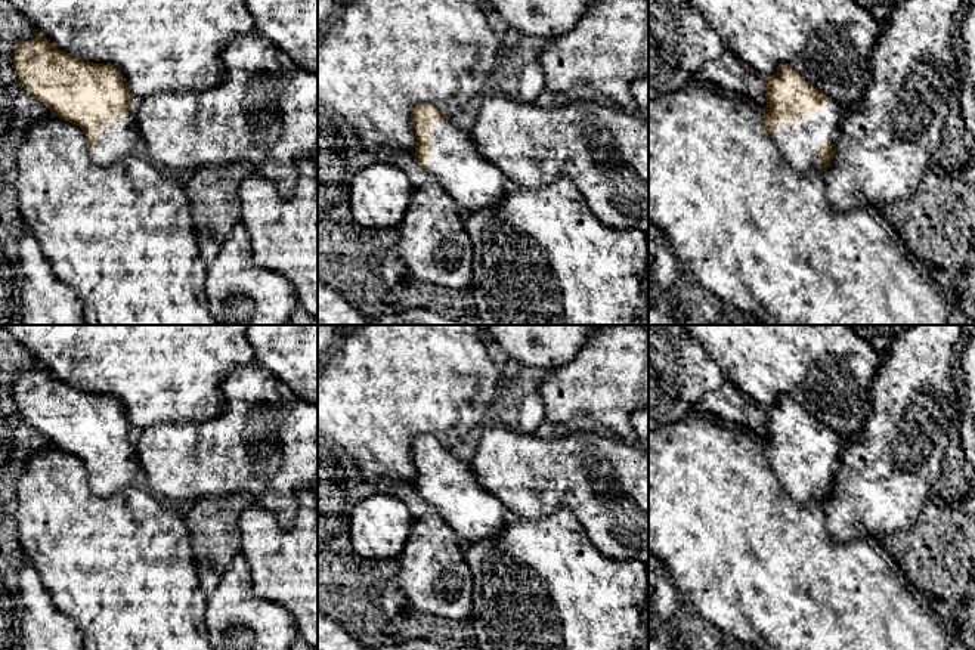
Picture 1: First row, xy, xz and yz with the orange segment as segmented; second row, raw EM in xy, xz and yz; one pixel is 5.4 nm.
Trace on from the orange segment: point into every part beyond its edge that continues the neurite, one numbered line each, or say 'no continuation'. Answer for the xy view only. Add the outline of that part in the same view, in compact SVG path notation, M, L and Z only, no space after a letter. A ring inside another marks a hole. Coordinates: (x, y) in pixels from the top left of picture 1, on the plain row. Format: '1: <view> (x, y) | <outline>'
1: xy (118, 471) | M127 439L123 454L115 454L98 467L98 476L90 480L90 488L98 496L114 496L126 488L134 486L139 470L136 442Z

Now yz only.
1: yz (798, 476) | M827 433L817 446L784 456L773 471L783 490L798 504L818 501L818 476L838 476L842 465L844 439Z

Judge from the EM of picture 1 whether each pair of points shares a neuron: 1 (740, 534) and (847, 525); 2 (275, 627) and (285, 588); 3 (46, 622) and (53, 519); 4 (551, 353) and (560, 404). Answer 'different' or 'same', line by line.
1: different
2: different
3: different
4: different

